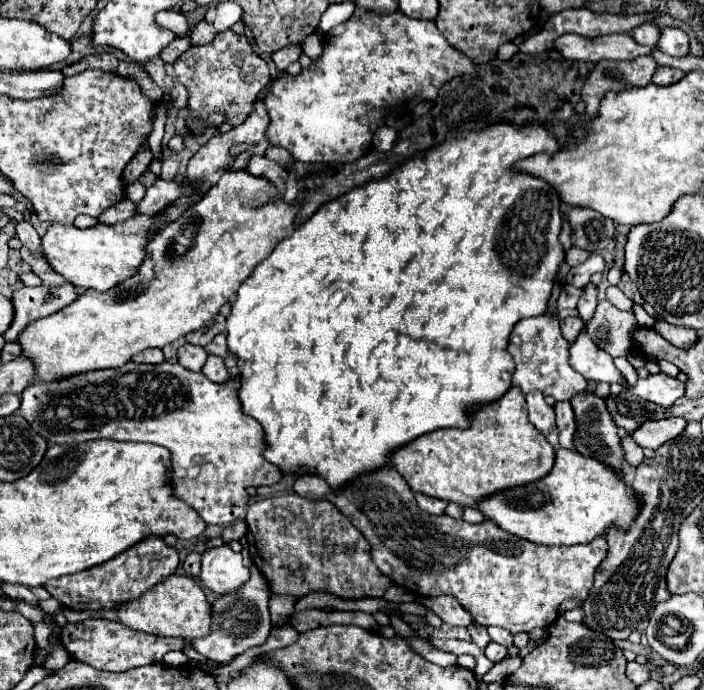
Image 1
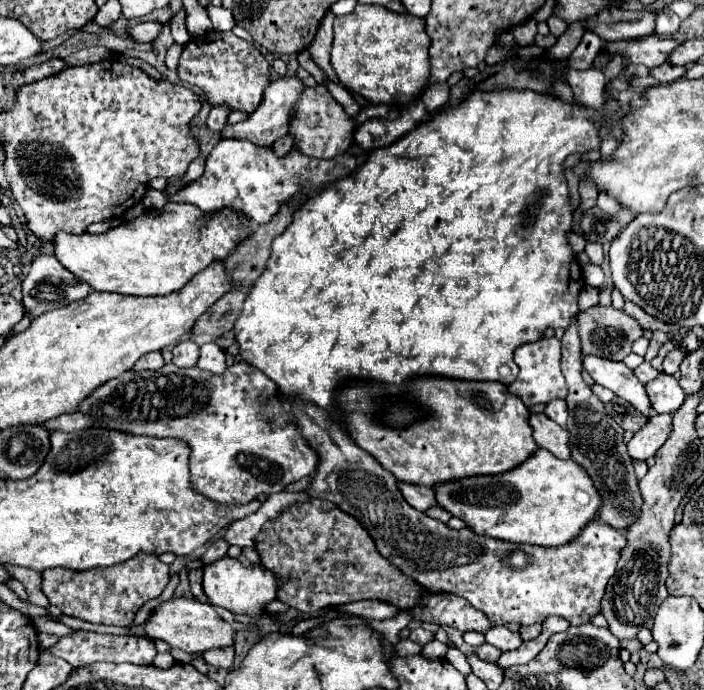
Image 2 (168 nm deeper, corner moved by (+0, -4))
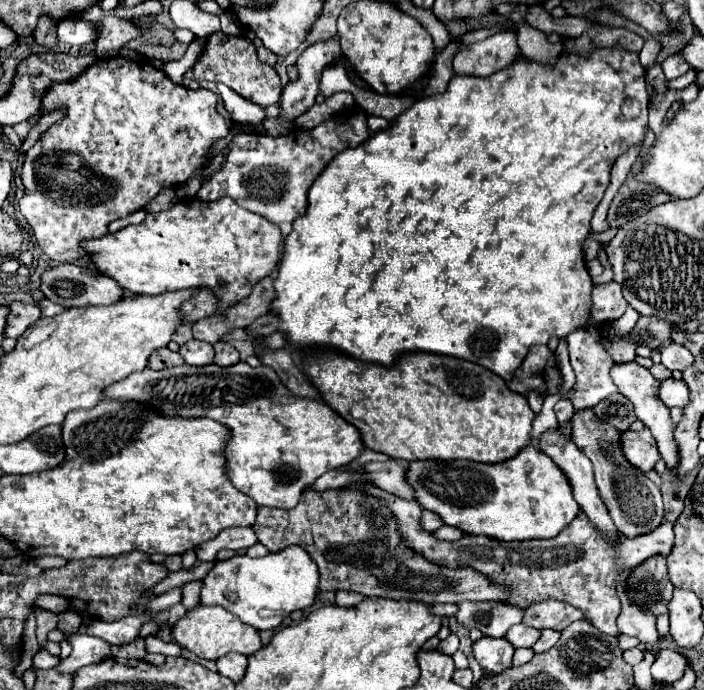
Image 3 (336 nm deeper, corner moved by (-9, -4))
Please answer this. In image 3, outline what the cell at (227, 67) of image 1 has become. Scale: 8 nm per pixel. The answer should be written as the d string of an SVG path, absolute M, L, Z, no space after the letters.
M212 34L206 40L206 50L202 58L194 64L194 78L196 80L214 80L214 82L224 82L230 86L234 92L238 92L242 98L258 104L258 106L270 106L280 100L282 84L276 74L276 70L264 62L258 60L254 44L244 38L244 36L228 36L228 34Z

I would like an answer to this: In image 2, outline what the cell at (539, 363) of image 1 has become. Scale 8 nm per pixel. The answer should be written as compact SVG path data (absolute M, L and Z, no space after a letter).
M555 336L517 346L515 364L519 366L519 376L509 386L509 392L517 394L525 402L525 406L531 408L535 404L541 404L541 402L547 404L555 398L567 396L567 382L563 380L563 372L561 372L561 342Z

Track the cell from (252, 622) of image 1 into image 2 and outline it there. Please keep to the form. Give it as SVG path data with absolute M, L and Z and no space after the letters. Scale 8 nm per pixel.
M227 646L227 648L213 648L201 654L203 660L215 668L225 668L229 670L233 664L233 656L235 656L235 646Z

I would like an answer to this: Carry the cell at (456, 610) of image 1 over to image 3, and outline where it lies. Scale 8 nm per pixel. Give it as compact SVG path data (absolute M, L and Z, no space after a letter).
M462 602L456 618L466 628L478 628L484 636L504 638L510 626L522 622L524 610L504 602Z

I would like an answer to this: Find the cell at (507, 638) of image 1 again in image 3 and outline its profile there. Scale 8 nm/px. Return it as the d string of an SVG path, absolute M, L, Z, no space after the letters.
M518 624L518 626L512 626L508 630L506 638L514 644L514 648L522 648L522 646L530 648L540 638L540 630L532 628L532 626L526 626L526 624Z

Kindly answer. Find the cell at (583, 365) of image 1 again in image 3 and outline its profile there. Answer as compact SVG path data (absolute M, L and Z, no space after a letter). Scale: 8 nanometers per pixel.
M628 362L628 364L616 364L616 368L612 368L612 380L618 386L618 392L624 394L632 406L634 412L638 416L638 420L644 422L644 426L652 432L652 436L656 438L658 444L658 452L662 456L662 460L666 462L666 470L674 472L676 464L678 464L678 448L676 448L676 440L674 440L674 422L670 418L670 410L666 408L666 404L660 400L658 396L658 388L660 382L650 374L648 368L636 364L636 362Z

